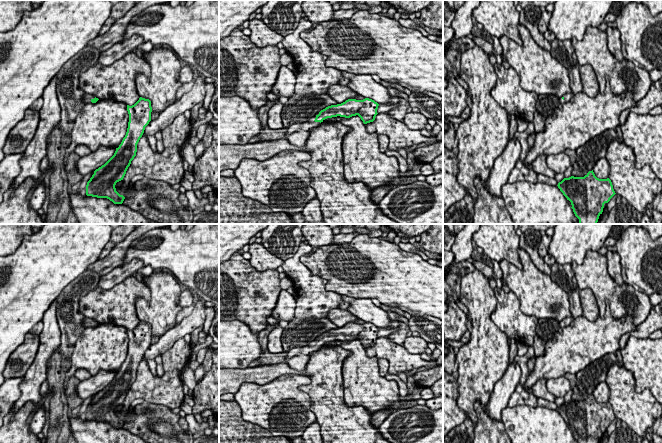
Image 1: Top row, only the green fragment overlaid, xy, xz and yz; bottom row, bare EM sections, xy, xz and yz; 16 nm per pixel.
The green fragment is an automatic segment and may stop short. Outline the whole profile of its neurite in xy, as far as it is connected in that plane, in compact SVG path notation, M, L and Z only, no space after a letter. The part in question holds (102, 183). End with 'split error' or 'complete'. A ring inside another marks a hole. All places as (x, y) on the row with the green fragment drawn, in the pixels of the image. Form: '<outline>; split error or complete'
M140 97L134 105L127 105L127 111L129 122L126 135L114 155L94 171L86 185L87 196L107 198L114 204L122 204L125 199L116 191L115 185L123 180L136 156L137 144L151 121L151 101Z; complete

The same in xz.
M365 98L363 100L348 99L345 102L337 105L331 105L321 110L314 121L304 123L296 123L287 127L285 138L297 130L311 131L313 128L320 125L327 118L345 117L350 118L358 115L364 124L375 120L379 104L372 99Z; split error

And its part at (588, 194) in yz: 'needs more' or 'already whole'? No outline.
already whole

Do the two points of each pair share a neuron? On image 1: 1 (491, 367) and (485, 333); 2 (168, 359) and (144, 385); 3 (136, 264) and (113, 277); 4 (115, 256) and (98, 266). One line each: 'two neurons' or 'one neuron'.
1: one neuron
2: one neuron
3: one neuron
4: one neuron

